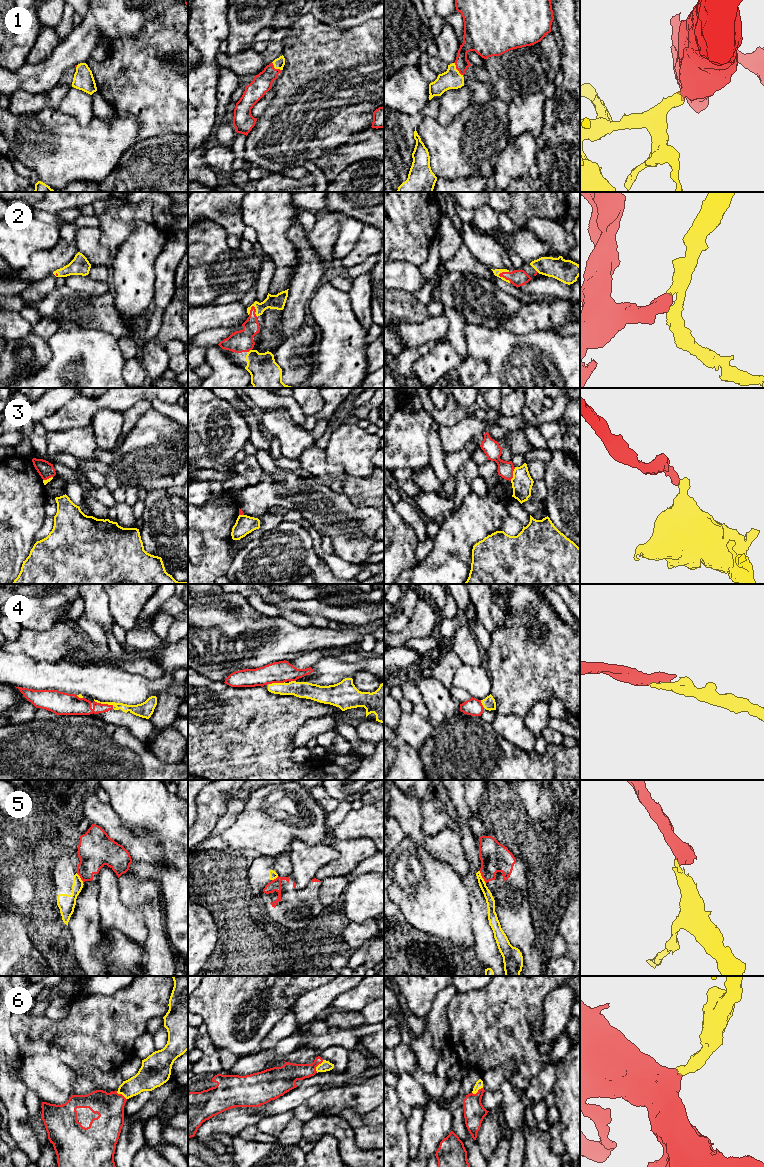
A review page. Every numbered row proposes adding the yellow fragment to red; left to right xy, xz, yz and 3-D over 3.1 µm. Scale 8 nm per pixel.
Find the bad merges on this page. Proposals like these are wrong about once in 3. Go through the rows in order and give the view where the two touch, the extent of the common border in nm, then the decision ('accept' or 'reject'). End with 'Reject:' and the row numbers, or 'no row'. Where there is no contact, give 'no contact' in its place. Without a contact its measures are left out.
1: yz | 150 nm | accept
2: yz | 120 nm | accept
3: yz | 120 nm | reject
4: xy | 170 nm | accept
5: yz | 120 nm | reject
6: xz | 120 nm | accept
Reject: 3, 5

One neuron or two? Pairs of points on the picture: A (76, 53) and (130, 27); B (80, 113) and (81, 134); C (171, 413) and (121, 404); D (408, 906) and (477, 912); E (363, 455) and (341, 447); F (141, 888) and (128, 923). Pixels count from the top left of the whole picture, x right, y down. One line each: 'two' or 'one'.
A: one
B: two
C: two
D: two
E: one
F: two

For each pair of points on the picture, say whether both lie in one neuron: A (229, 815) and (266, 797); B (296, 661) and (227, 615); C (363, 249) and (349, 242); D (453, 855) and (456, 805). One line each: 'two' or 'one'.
A: two
B: two
C: two
D: two

